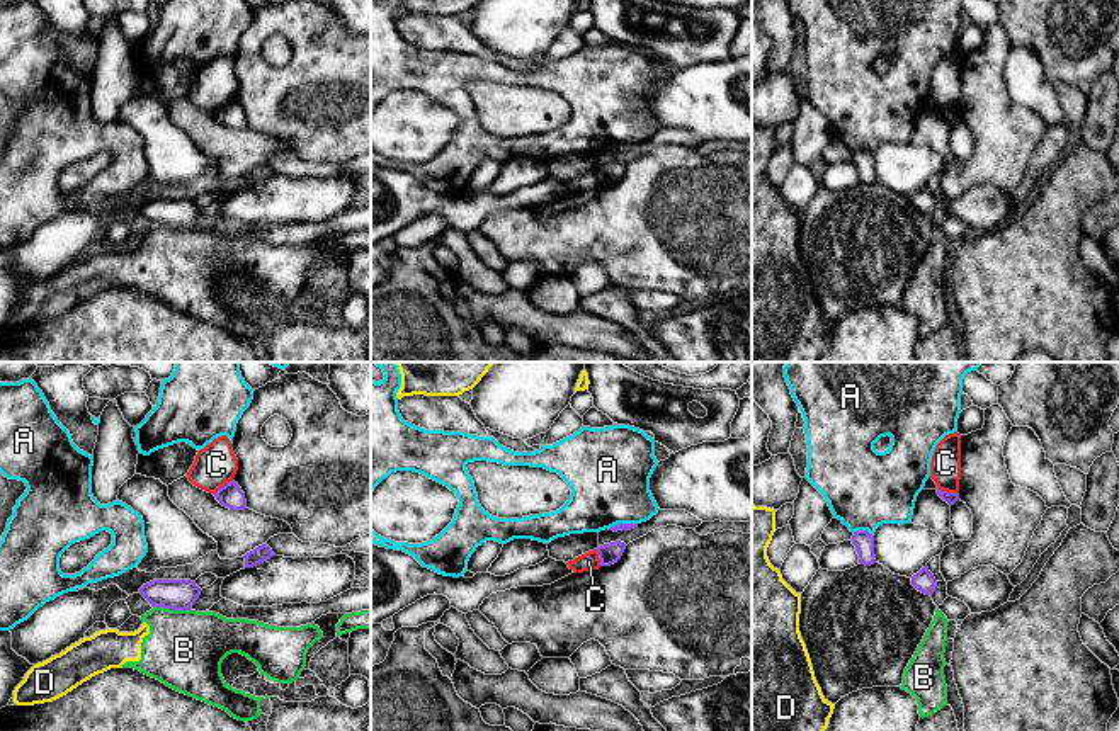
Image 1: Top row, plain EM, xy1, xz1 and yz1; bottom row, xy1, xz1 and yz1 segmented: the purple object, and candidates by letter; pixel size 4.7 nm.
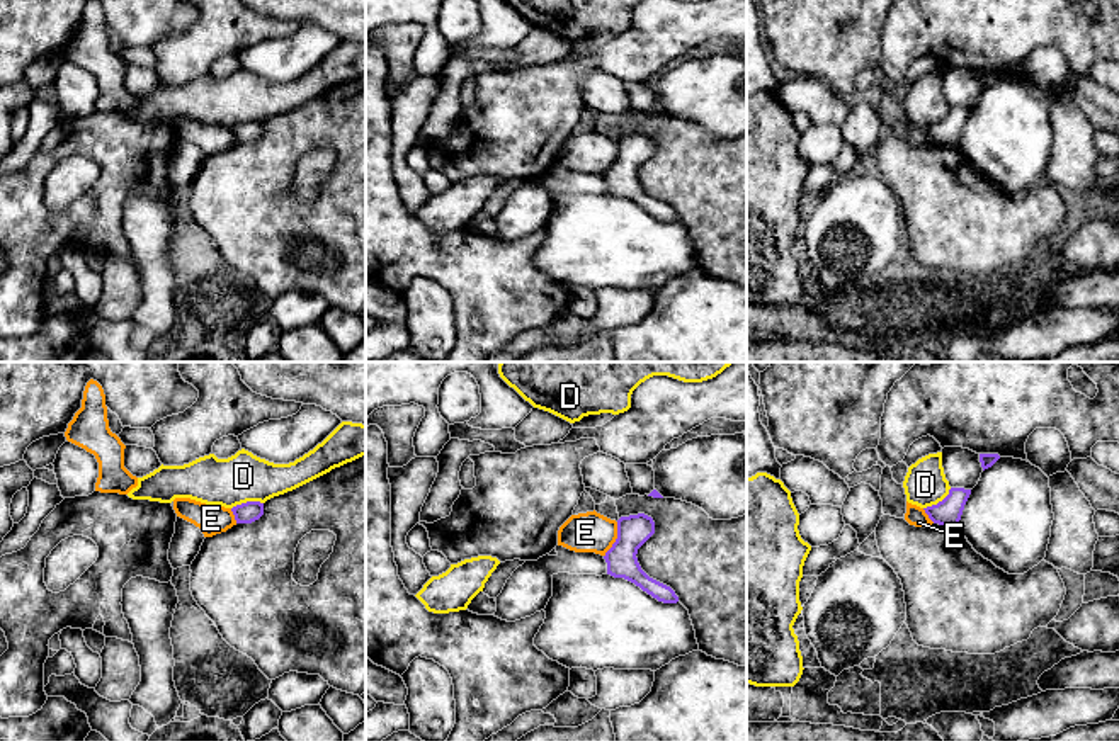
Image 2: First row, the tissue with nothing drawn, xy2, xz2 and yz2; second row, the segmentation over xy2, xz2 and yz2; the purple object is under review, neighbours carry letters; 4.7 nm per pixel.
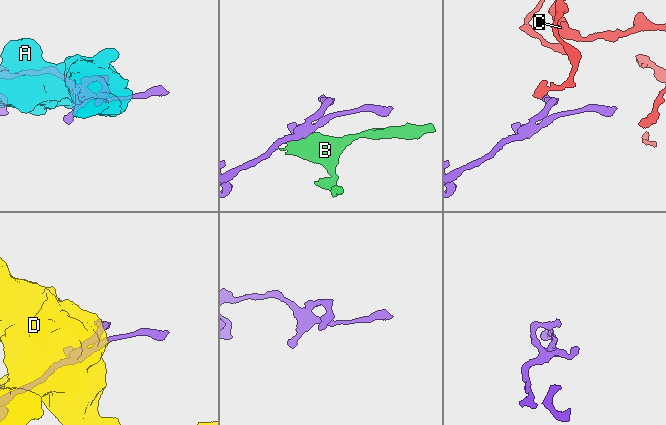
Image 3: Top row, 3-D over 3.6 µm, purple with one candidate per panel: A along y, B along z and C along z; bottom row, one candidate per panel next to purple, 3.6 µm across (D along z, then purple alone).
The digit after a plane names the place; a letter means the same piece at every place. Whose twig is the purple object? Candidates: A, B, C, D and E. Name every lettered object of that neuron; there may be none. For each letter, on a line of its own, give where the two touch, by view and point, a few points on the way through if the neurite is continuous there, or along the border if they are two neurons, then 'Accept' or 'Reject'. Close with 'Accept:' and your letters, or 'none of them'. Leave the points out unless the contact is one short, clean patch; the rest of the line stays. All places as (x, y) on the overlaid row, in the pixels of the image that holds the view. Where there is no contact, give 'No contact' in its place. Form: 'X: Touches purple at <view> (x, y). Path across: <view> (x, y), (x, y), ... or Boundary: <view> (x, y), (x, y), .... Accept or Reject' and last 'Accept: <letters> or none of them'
A: Touches purple at yz1 (863, 531). Reject
B: Touches purple at xy1 (172, 609). Boundary: xy1 (153, 606), (189, 611). Reject
C: Touches purple at yz1 (948, 493). Boundary: yz1 (937, 488), (956, 493). Reject
D: Touches purple at xy2 (247, 502). Reject
E: Touches purple at xz2 (616, 539). Boundary: xz2 (618, 522), (618, 537), (604, 556). Reject
Accept: none of them

